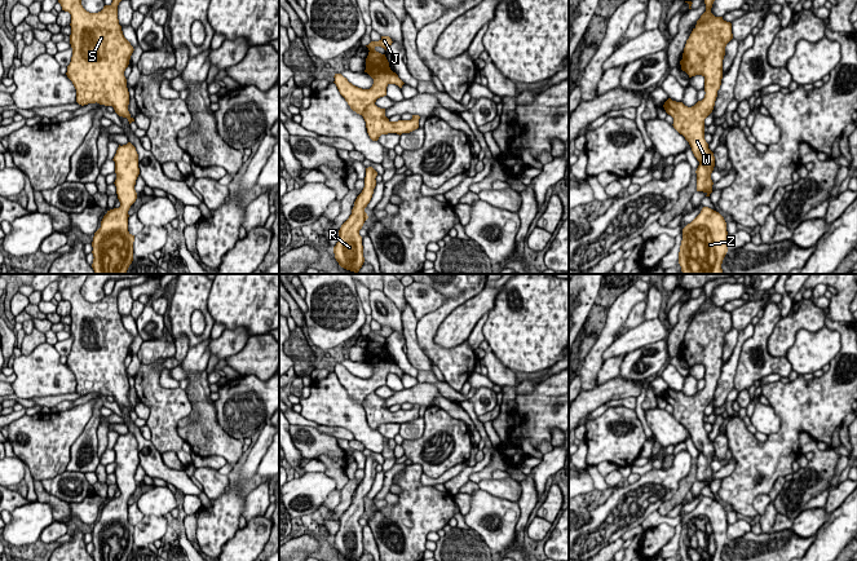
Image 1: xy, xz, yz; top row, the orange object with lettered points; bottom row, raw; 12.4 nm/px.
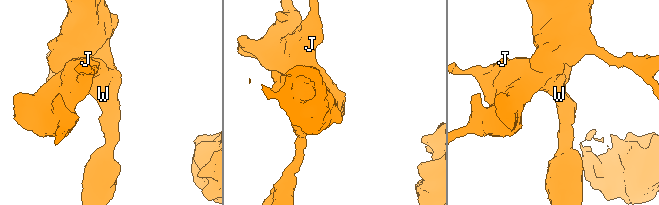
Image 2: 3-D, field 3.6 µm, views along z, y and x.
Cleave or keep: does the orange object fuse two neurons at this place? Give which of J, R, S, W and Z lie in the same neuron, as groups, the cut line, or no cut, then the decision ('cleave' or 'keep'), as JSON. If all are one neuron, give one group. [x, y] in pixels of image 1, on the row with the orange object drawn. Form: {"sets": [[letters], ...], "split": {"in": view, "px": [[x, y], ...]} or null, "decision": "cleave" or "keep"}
{"sets": [["J", "R", "S", "W", "Z"]], "split": null, "decision": "keep"}

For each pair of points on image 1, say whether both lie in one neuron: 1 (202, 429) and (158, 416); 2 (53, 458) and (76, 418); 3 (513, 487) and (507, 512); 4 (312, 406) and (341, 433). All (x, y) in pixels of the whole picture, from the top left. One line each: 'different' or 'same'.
1: different
2: same
3: different
4: different

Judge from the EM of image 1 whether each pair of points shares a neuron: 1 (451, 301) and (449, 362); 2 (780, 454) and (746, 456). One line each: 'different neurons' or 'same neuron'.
1: same neuron
2: same neuron

